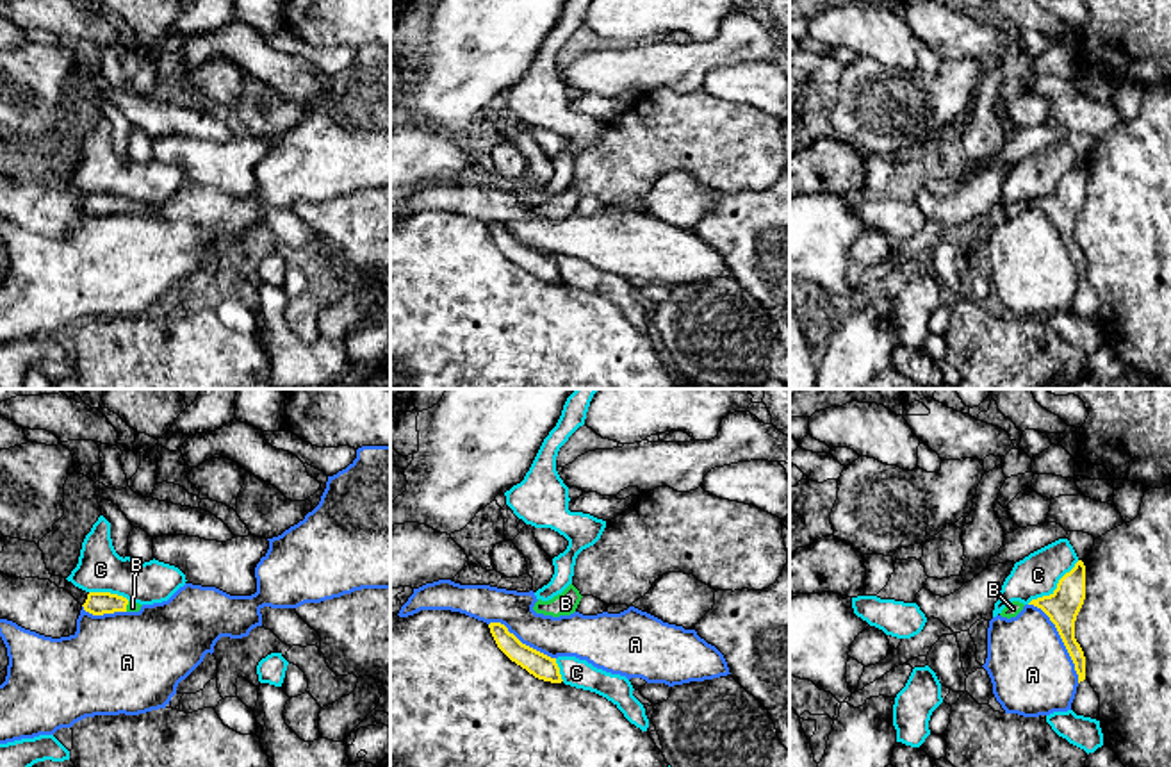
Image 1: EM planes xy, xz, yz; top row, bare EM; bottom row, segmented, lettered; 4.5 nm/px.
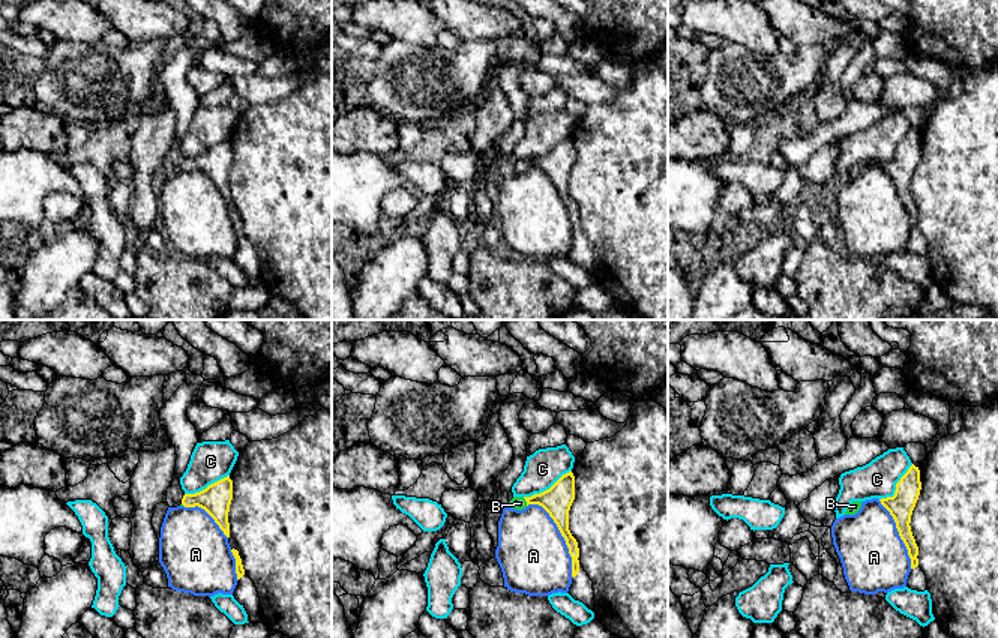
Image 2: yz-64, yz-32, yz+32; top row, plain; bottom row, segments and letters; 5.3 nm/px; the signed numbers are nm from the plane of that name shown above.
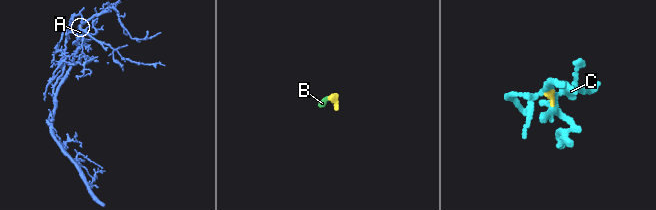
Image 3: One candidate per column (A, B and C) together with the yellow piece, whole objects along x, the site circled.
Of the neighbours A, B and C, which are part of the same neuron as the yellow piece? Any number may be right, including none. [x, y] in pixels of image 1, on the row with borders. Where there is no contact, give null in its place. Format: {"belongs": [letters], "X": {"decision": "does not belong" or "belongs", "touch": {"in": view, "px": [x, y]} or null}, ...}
{"belongs": ["B"], "A": {"decision": "does not belong", "touch": {"in": "yz", "px": [1063, 641]}}, "B": {"decision": "belongs", "touch": {"in": "xy", "px": [125, 607]}}, "C": {"decision": "does not belong", "touch": {"in": "yz", "px": [1056, 589]}}}

